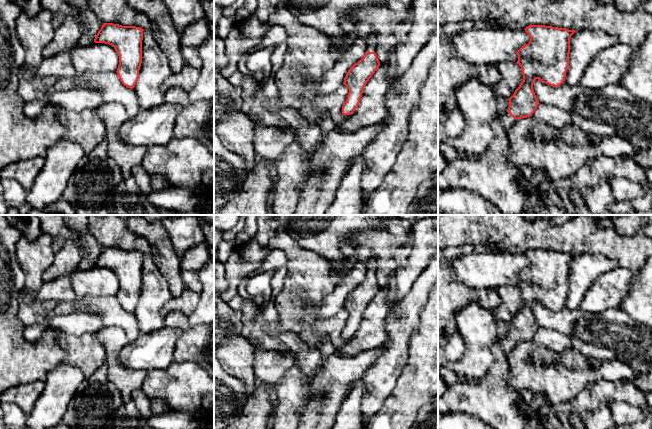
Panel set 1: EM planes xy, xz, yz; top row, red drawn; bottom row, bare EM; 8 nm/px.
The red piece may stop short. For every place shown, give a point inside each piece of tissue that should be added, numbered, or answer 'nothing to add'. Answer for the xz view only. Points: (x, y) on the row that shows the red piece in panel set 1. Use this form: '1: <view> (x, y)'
1: xz (371, 41)

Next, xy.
nothing to add

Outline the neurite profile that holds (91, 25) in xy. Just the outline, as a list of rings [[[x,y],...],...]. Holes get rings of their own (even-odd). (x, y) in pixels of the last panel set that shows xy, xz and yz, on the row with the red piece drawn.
[[[67,0],[71,5],[78,9],[77,18],[82,25],[82,35],[79,45],[87,46],[94,43],[94,39],[101,29],[103,23],[97,19],[91,11],[89,0]]]

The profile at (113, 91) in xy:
[[[85,72],[73,78],[60,78],[49,92],[73,88],[100,90],[106,103],[122,104],[130,117],[141,111],[135,91],[122,84],[117,72]]]

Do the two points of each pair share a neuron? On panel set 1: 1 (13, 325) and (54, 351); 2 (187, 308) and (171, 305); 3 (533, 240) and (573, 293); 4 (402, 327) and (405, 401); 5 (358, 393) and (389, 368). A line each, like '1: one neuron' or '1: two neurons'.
1: one neuron
2: one neuron
3: two neurons
4: two neurons
5: two neurons

